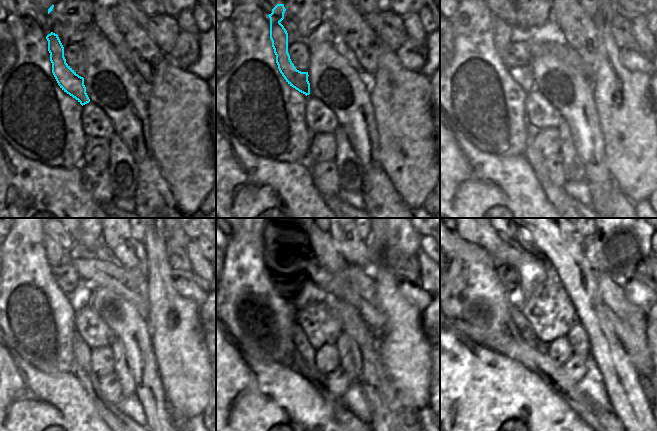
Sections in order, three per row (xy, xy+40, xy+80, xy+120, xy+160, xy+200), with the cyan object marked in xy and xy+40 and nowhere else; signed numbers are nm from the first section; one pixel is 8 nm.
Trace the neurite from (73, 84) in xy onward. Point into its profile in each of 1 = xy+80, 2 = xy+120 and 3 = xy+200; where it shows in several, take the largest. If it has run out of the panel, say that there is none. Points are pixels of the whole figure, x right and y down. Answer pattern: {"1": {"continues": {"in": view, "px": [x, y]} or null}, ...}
{"1": {"continues": {"in": "xy+80", "px": [505, 17]}}, "2": {"continues": {"in": "xy+120", "px": [56, 241]}}, "3": {"continues": {"in": "xy+200", "px": [508, 238]}}}

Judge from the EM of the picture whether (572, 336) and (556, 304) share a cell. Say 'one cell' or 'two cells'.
two cells

